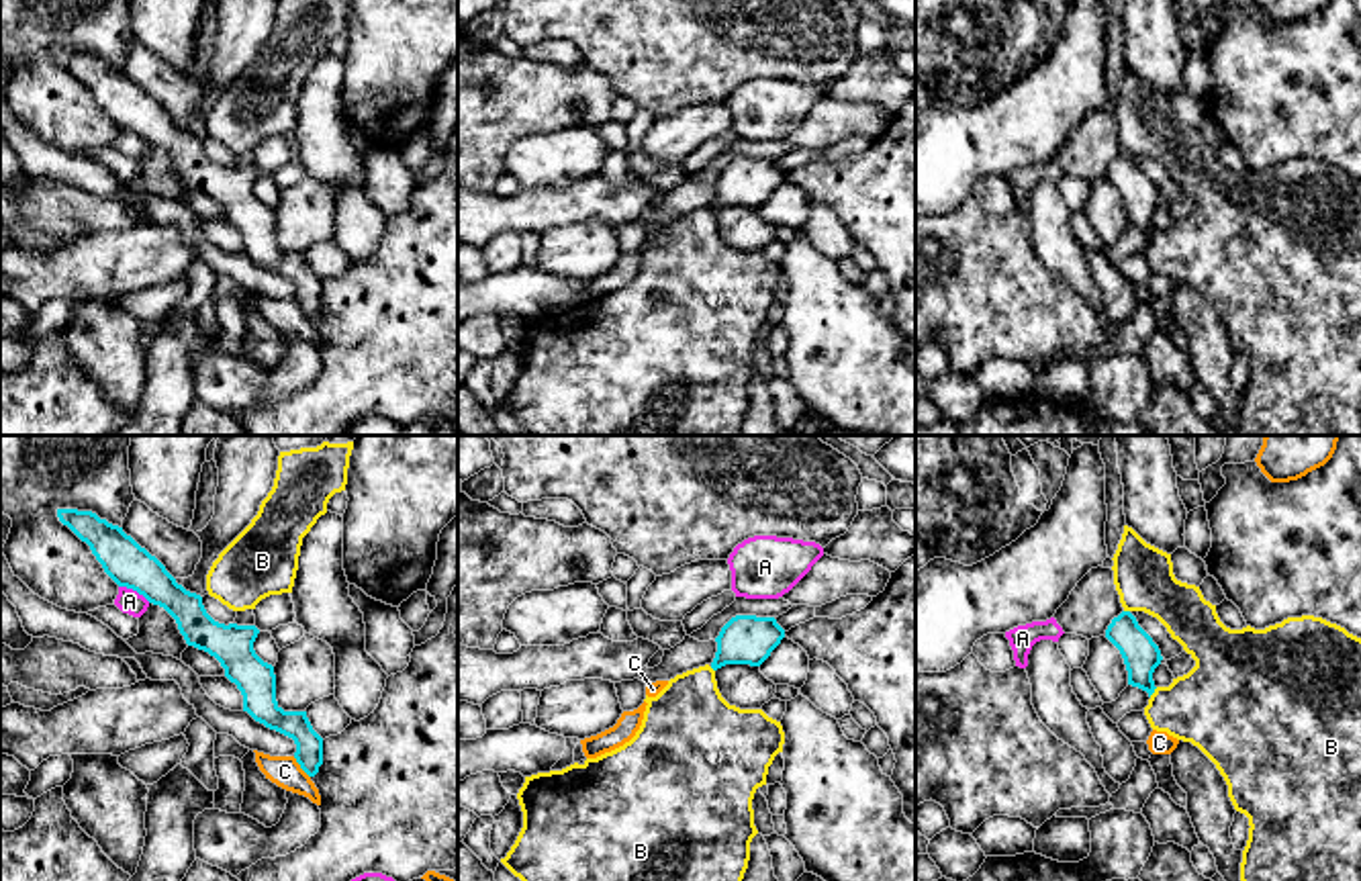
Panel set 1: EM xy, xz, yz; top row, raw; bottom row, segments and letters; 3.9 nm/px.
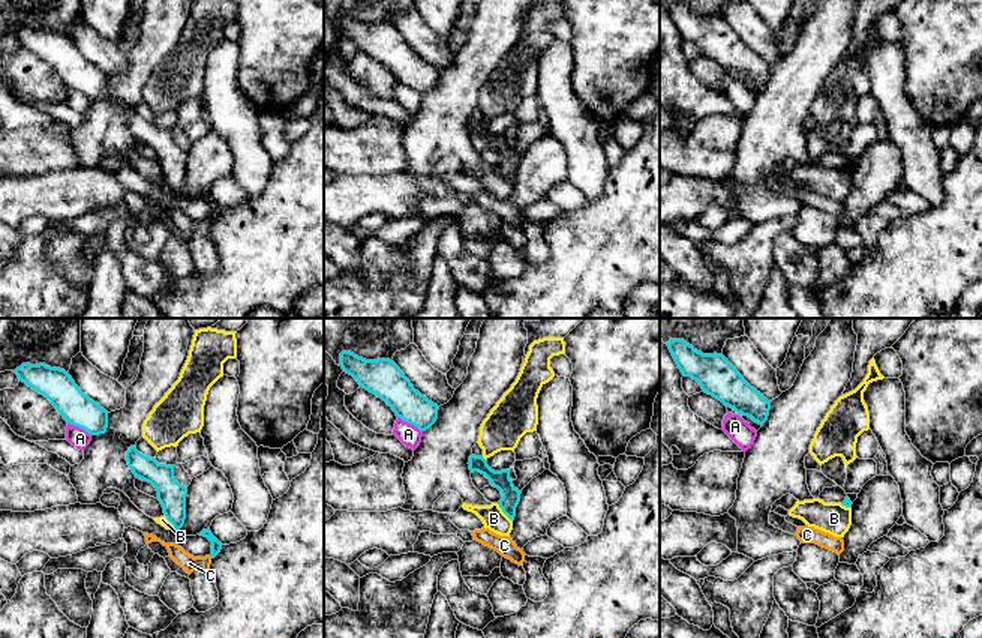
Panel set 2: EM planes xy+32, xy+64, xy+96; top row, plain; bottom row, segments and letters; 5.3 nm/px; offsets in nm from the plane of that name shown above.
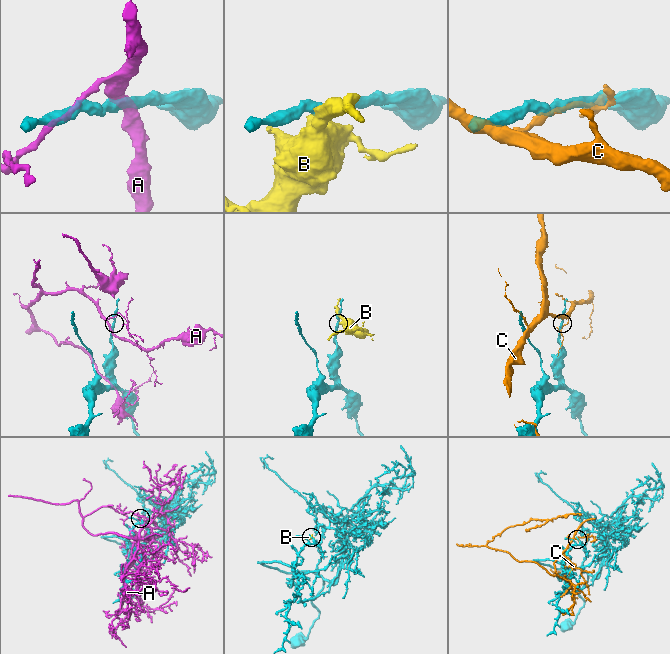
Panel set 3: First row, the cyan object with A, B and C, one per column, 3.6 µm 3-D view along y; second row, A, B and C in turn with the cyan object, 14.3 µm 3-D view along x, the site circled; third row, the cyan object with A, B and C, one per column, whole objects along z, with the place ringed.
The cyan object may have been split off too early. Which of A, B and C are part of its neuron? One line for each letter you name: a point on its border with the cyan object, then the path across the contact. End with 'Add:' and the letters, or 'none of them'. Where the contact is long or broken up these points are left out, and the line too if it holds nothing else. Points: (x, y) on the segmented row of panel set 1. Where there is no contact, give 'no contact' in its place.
Add: none of them

